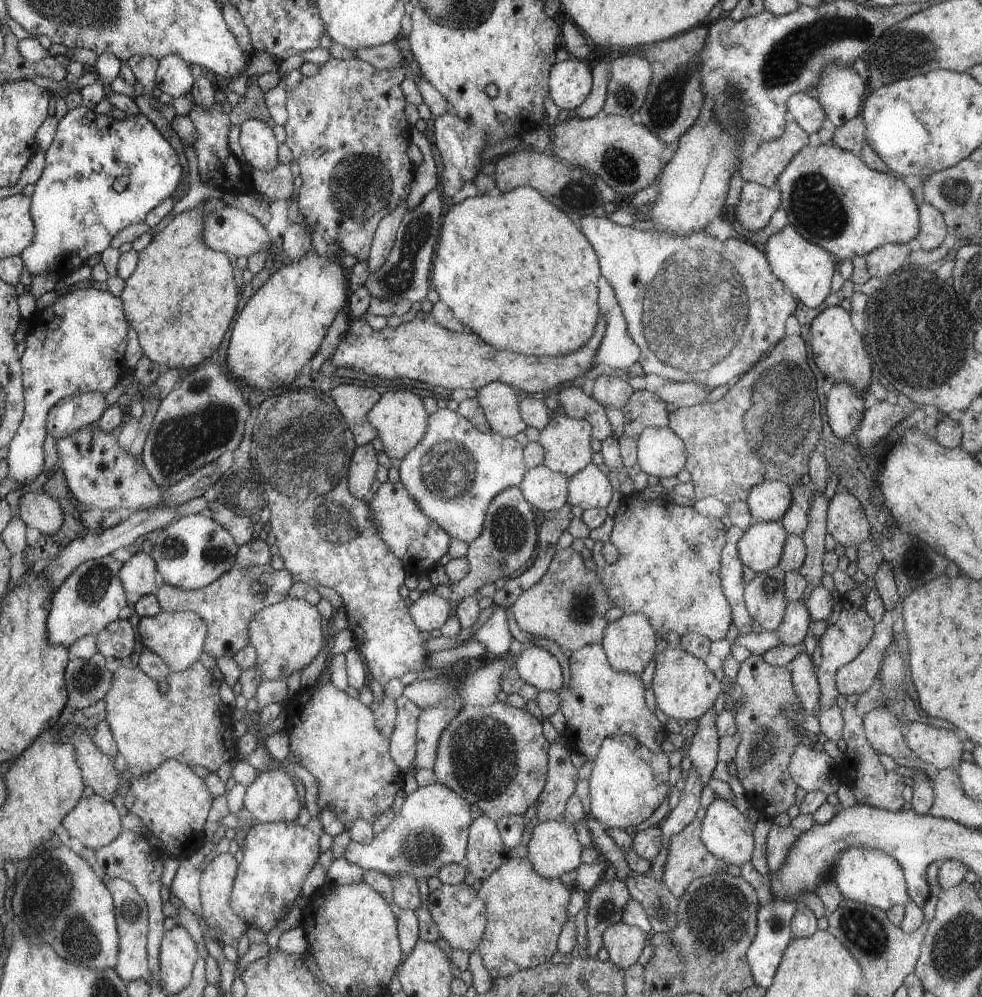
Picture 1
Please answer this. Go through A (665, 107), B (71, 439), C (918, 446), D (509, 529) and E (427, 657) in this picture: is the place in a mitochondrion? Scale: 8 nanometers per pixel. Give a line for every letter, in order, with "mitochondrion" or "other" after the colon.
A: mitochondrion
B: other
C: other
D: mitochondrion
E: other

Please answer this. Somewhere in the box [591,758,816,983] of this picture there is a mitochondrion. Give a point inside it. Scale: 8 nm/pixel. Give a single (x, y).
(718, 914)

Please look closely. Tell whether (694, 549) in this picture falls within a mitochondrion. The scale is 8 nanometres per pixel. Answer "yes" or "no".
yes

